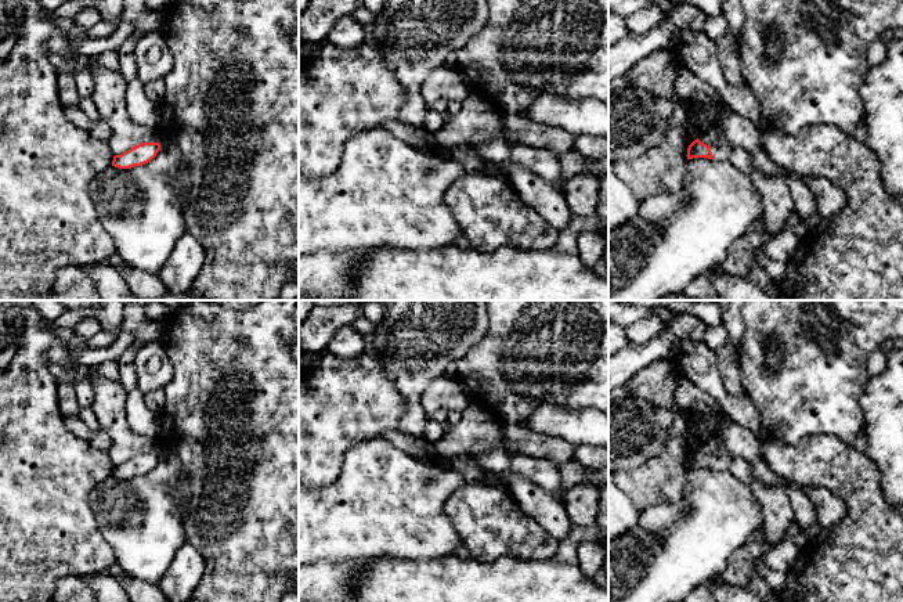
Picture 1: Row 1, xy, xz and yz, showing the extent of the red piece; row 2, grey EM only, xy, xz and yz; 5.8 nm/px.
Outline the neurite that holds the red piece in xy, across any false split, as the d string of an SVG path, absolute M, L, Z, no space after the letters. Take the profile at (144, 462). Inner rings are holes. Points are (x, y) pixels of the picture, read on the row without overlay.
M141 453L120 465L115 465L112 476L119 479L130 479L145 475L156 466L159 459L159 453Z

